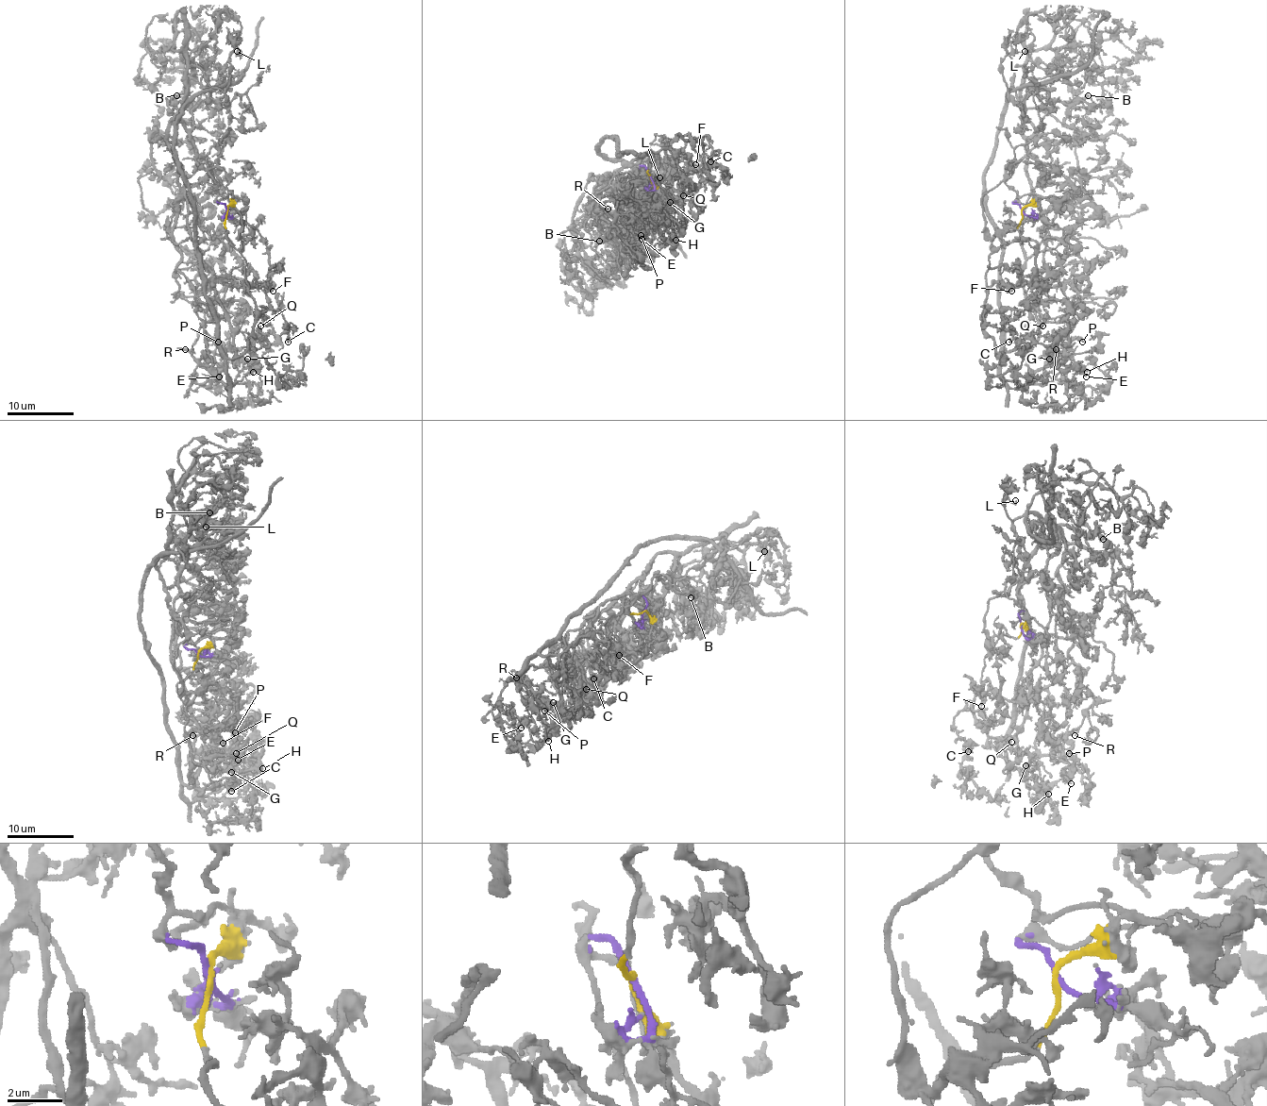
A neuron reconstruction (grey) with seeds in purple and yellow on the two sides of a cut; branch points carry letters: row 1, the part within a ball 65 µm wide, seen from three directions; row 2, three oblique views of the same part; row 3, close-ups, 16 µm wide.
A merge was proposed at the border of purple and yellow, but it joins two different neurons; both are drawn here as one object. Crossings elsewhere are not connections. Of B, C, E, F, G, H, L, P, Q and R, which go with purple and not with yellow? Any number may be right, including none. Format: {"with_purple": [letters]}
{"with_purple": ["B", "L"]}

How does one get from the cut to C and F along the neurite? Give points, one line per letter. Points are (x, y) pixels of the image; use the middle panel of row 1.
C: (649, 175), (649, 147), (681, 135), (706, 137), (710, 143), (710, 161)
F: (649, 175), (649, 147), (668, 142), (668, 139), (673, 152), (688, 157), (696, 165)

